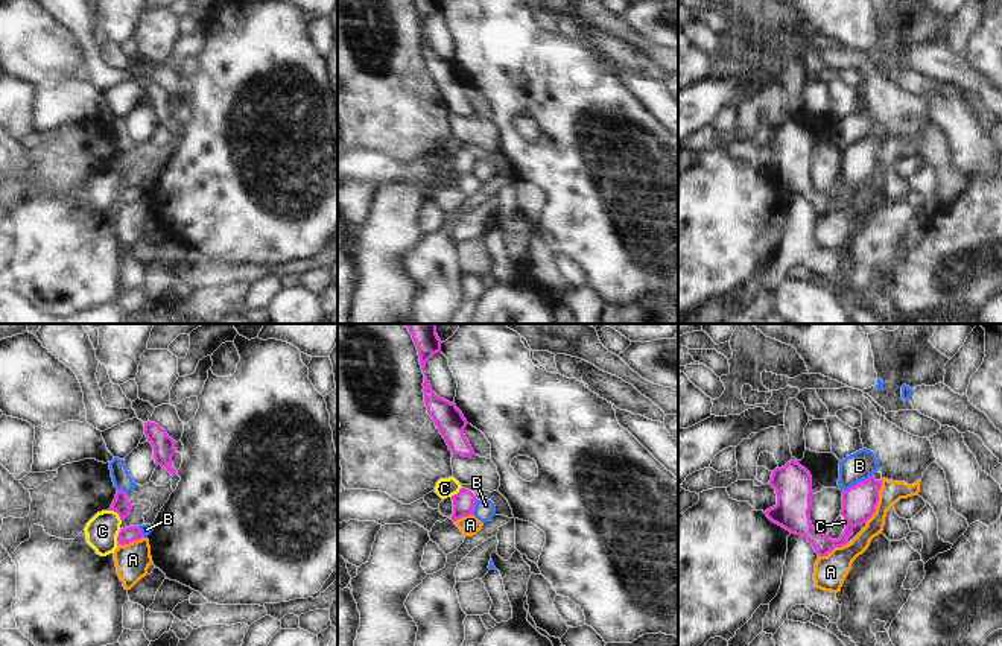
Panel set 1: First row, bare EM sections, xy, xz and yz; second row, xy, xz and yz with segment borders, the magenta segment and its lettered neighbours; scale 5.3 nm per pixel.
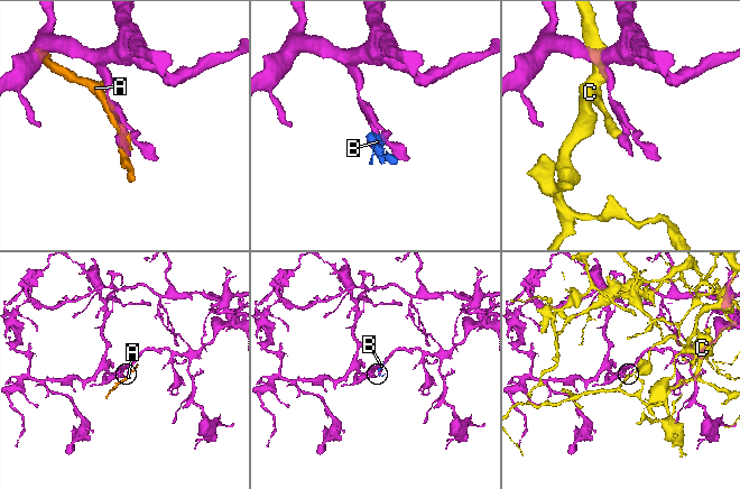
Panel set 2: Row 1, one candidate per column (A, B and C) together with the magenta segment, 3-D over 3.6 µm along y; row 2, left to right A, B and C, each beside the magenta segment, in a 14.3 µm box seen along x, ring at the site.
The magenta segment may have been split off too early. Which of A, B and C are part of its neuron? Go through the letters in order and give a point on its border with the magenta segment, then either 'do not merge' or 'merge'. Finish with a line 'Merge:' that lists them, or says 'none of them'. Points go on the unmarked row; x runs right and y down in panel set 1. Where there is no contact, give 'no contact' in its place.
A: meets magenta in yz at (878, 161); do not merge
B: meets magenta in yz at (858, 142); do not merge
C: meets magenta in xy at (117, 172); do not merge
Merge: none of them

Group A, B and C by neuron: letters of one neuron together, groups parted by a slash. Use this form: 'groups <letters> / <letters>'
groups A / B / C

